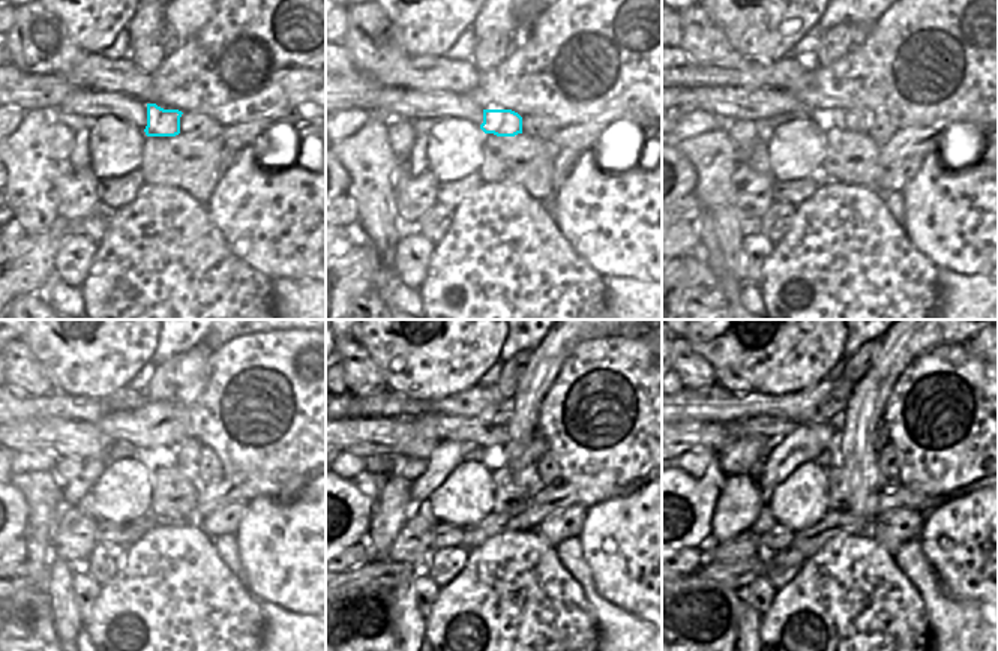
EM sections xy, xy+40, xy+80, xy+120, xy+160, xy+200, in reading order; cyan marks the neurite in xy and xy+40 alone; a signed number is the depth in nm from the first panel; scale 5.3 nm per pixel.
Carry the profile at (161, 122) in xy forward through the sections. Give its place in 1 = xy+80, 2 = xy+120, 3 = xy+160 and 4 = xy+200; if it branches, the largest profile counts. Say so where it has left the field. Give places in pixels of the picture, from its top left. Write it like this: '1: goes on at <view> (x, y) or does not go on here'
1: goes on at xy+80 (856, 120)
2: goes on at xy+120 (185, 455)
3: goes on at xy+160 (538, 446)
4: goes on at xy+200 (881, 440)

